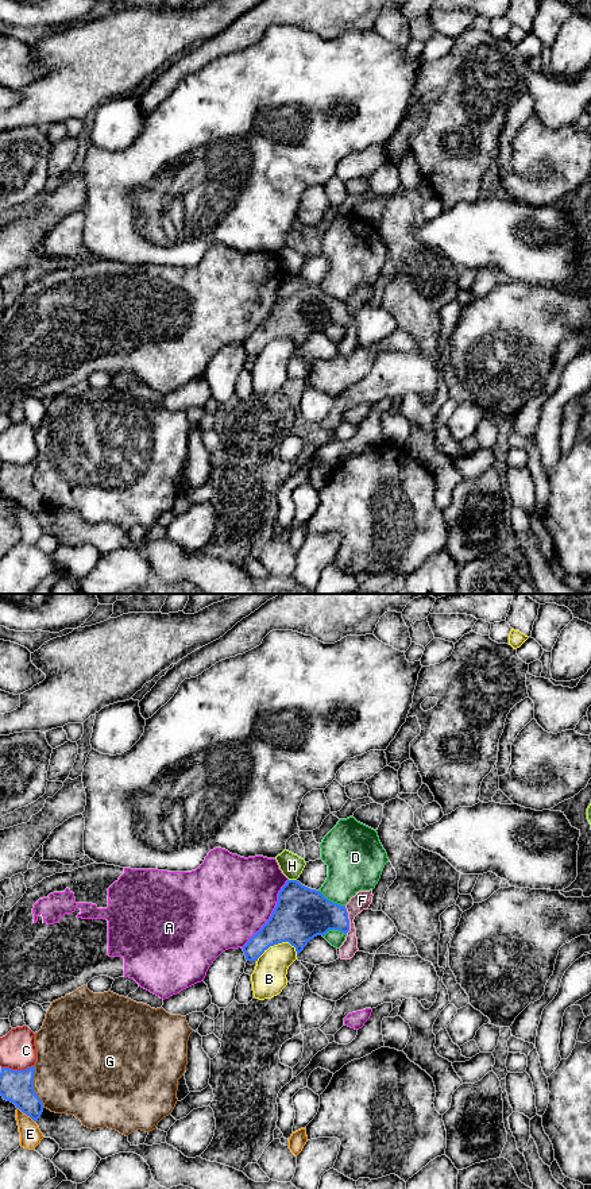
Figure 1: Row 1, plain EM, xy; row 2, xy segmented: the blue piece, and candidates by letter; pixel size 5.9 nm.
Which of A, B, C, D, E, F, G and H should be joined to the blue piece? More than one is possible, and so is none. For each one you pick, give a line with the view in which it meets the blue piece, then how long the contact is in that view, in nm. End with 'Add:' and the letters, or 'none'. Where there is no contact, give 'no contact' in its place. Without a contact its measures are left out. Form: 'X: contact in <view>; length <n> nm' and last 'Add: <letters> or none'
Add: none

